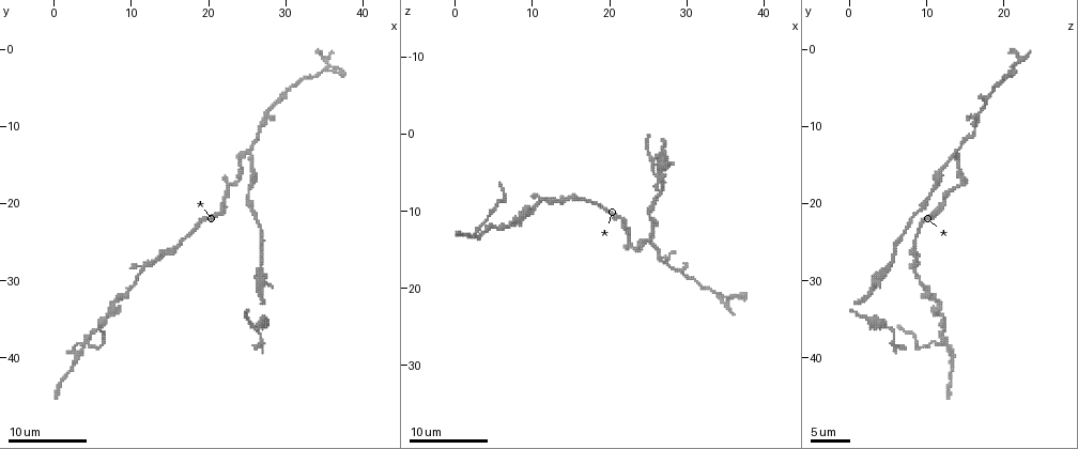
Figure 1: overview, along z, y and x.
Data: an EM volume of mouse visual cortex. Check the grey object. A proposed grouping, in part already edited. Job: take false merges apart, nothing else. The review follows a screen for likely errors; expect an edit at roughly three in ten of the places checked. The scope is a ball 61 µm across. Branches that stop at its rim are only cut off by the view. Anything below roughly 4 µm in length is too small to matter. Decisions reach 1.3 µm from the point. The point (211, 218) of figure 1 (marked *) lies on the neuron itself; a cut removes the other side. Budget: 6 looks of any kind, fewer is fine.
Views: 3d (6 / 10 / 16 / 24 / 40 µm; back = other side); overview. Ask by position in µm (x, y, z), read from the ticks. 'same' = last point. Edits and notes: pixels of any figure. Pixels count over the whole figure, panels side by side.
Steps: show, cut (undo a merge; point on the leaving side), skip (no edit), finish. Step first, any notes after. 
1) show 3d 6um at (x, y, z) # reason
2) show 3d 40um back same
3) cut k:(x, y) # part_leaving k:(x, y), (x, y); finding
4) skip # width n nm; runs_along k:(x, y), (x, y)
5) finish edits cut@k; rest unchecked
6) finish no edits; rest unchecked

show 3d 10um at (25.5, 13.5, 13.5) # arms part here

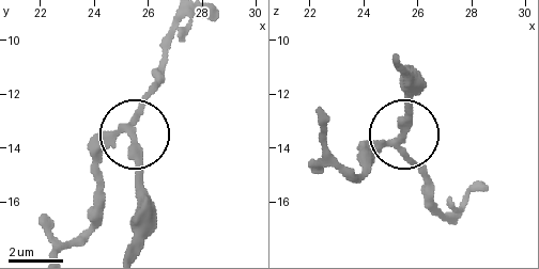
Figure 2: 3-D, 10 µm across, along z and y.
show 3d 10um back at (25.3, 13.3, 13.7) # from behind

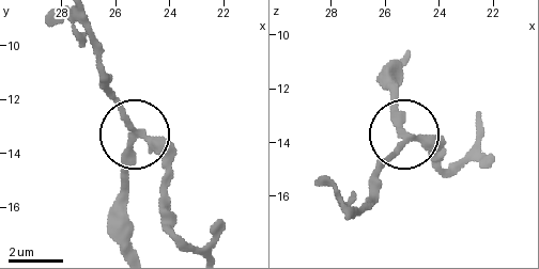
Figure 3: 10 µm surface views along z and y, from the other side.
cut 3:(121, 171) # arms 3; part_leaving 3:(129, 143), (123, 251); two neurons meet here

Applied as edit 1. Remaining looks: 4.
show 3d 10um at (29.5, 6.0, 18.0) # two arms in line, one across

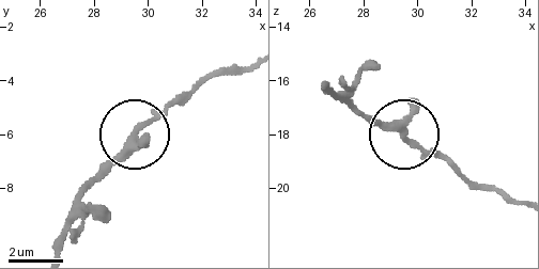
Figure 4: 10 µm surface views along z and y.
show 3d 6um same

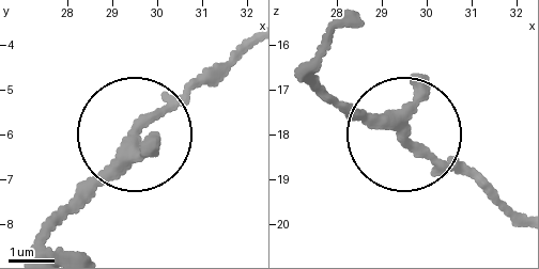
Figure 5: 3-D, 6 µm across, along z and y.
skip # runs_along 5:(299, 67), (483, 190); one neuron here

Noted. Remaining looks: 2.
show 3d 10um at (23.5, 17.5, 14.5)

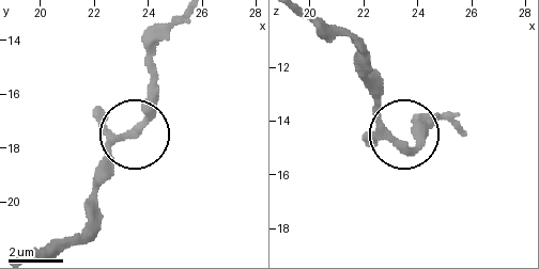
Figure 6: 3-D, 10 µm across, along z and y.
skip # runs_along 6:(57, 249), (81, 227), (95, 173), (143, 117), (157, 79); one neuron here

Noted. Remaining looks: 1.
finish edits cut@3; rest unchecked

